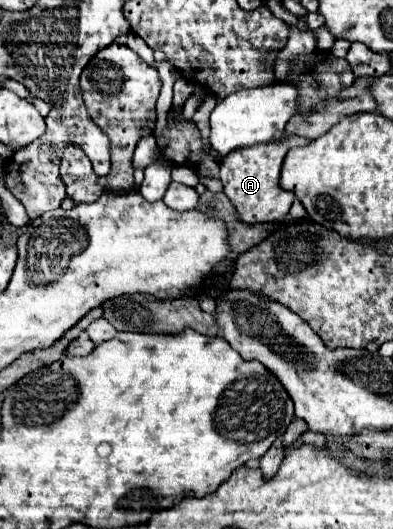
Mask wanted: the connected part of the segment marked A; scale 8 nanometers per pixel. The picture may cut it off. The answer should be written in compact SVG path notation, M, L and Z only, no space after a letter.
M287 136L283 140L259 144L259 146L247 146L229 152L221 160L221 182L223 182L223 192L227 198L233 202L233 206L239 212L239 220L247 224L255 222L281 222L289 214L289 208L295 200L295 194L289 190L283 190L279 186L279 176L281 176L281 166L287 156L287 150L293 146L303 146L307 144L305 138L301 136Z

